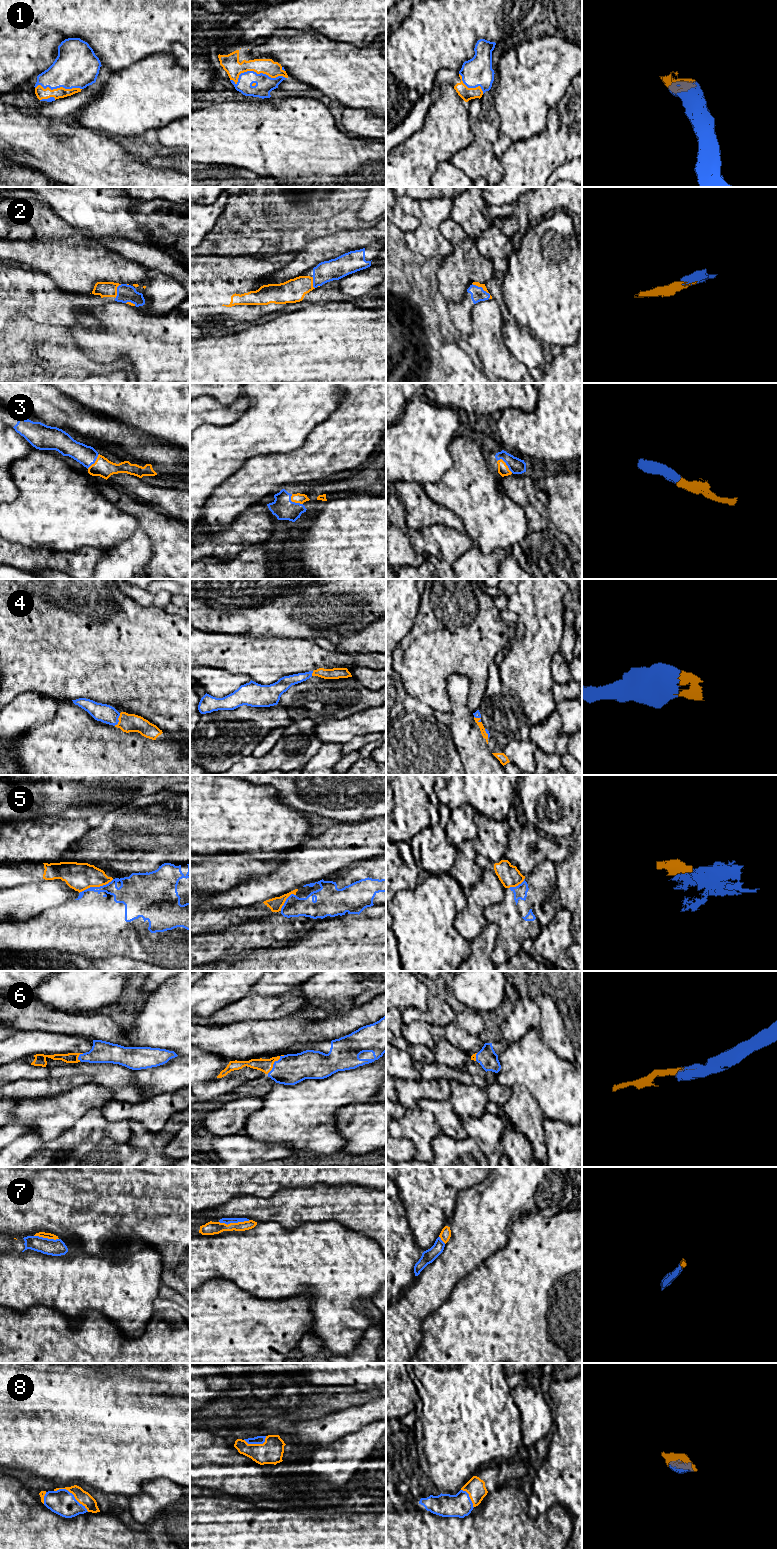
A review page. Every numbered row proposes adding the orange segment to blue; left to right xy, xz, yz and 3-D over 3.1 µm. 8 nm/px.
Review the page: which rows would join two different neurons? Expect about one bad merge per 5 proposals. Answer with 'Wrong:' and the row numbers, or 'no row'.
Wrong: 5

